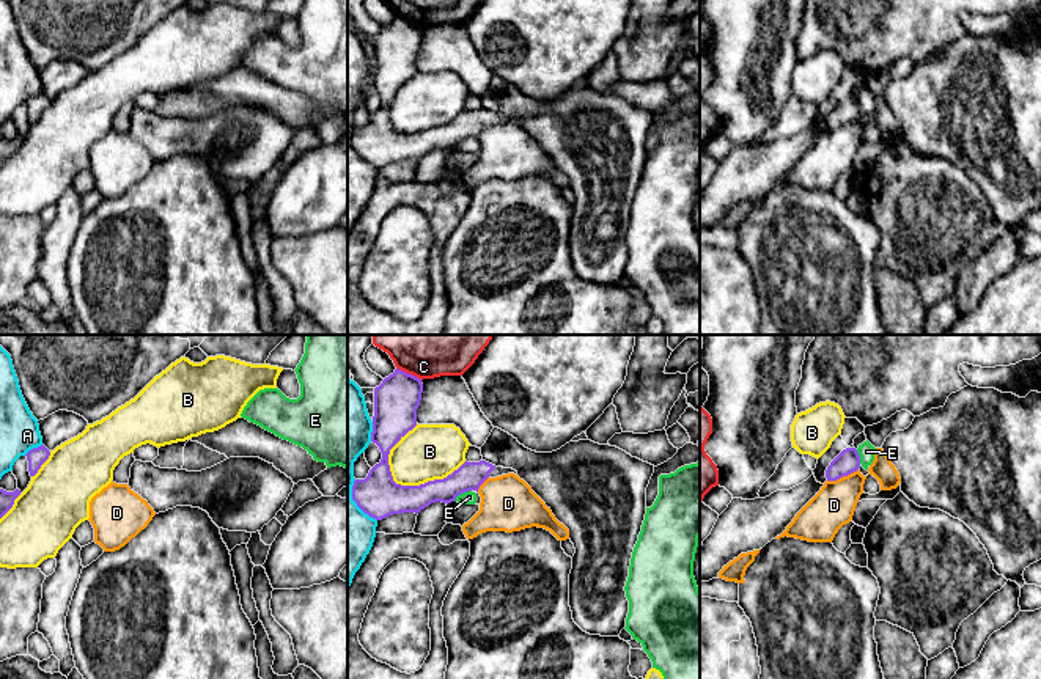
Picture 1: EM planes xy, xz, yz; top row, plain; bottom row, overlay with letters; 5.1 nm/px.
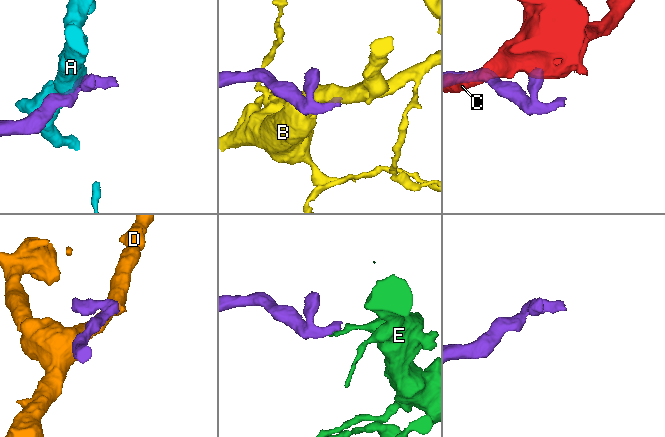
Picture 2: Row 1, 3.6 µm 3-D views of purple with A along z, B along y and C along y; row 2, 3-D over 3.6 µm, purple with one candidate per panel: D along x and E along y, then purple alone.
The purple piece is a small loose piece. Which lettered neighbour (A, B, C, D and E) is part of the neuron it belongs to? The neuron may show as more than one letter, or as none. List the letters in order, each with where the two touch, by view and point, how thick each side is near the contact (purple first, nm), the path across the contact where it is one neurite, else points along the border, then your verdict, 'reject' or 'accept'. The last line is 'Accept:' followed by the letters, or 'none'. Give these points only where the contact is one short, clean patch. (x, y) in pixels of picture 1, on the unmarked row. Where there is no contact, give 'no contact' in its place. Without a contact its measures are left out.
A: xy (33, 96) | 90/200 nm | reject
B: xz (417, 134) | 220/280 nm | reject
C: xz (409, 22) | 220/140 nm | reject
D: yz (842, 124) | 120/220 nm | along yz (857, 117), (827, 129) | reject
E: xz (461, 140) | 140/70 nm | along xz (470, 137), (453, 148) | reject
Accept: none

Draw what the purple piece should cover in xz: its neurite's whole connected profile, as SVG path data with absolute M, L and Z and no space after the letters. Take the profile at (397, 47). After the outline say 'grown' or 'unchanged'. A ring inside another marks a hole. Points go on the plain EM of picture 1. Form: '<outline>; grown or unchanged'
M395 17L374 36L374 64L371 90L382 101L365 127L355 127L352 148L376 168L393 162L415 160L442 149L451 151L458 143L476 138L487 126L514 121L513 116L495 115L486 108L464 110L443 127L428 129L420 134L401 134L393 129L388 102L390 97L417 74L417 57L421 49L421 27Z; grown

